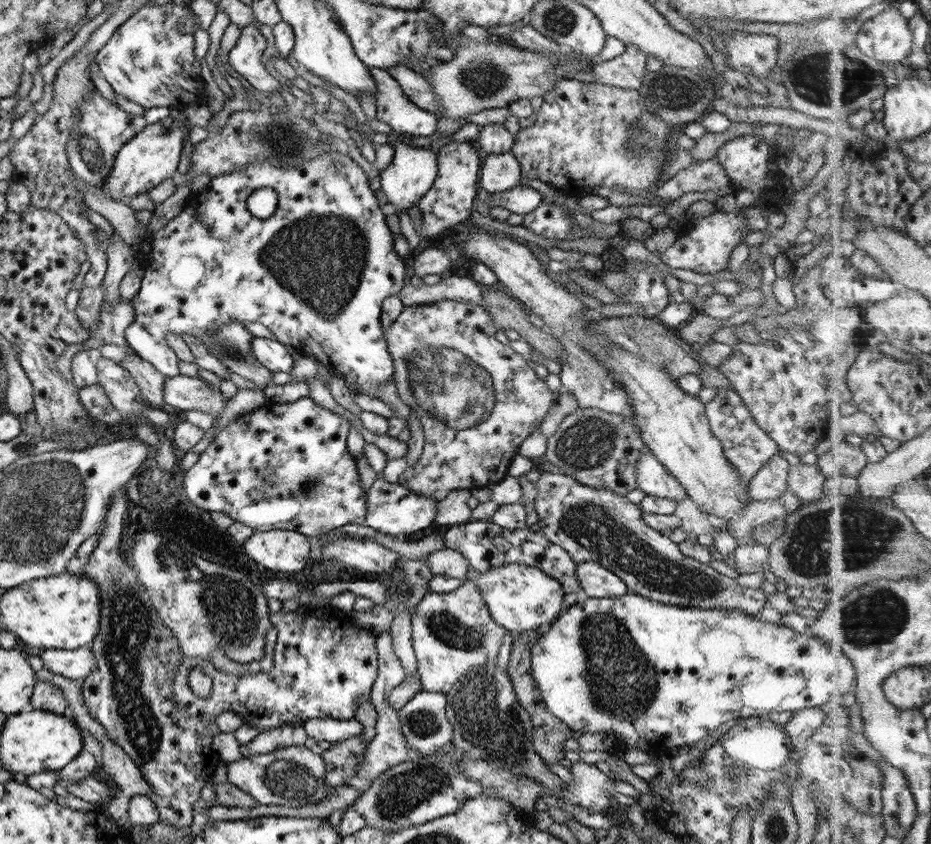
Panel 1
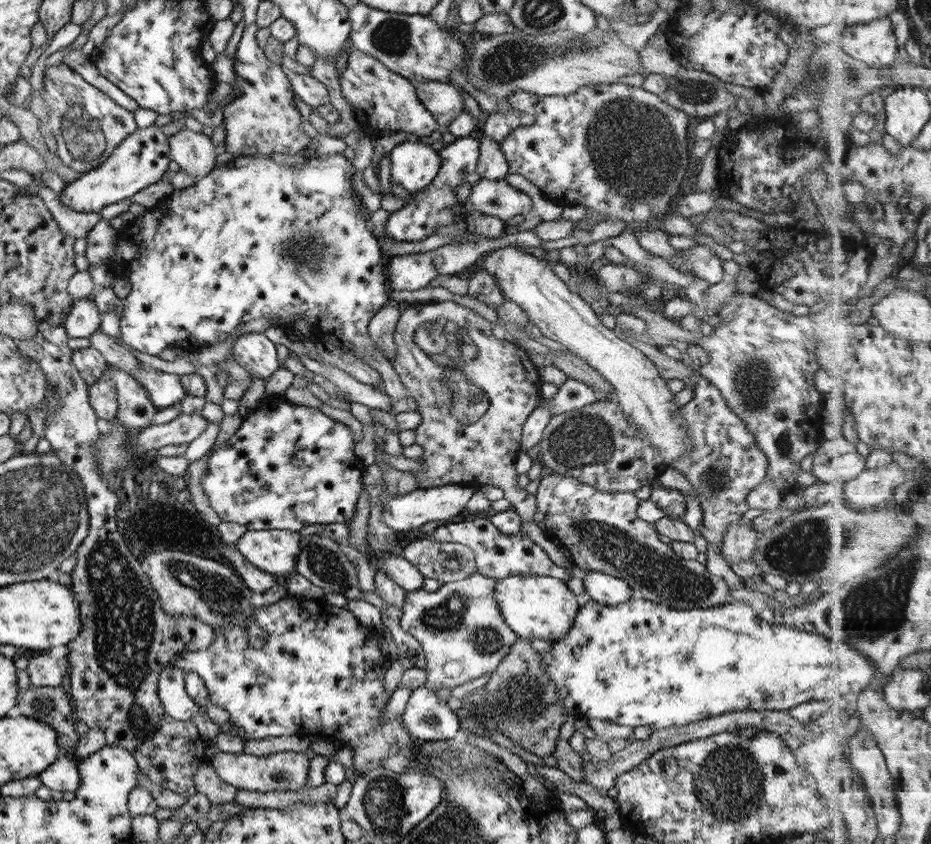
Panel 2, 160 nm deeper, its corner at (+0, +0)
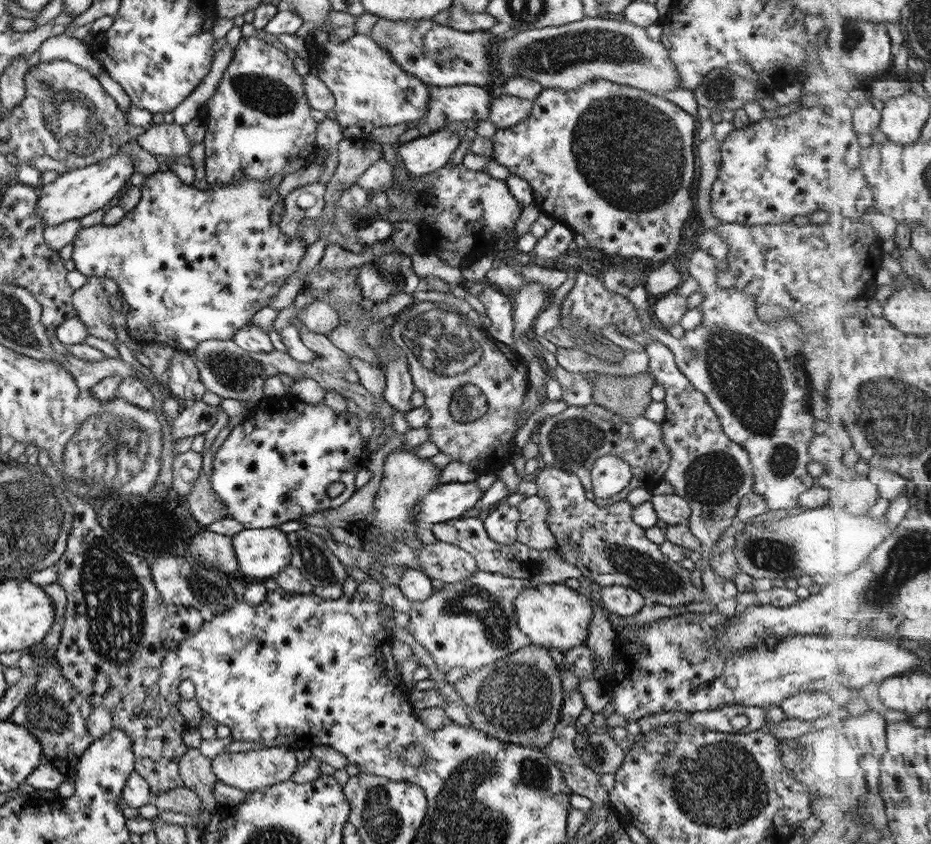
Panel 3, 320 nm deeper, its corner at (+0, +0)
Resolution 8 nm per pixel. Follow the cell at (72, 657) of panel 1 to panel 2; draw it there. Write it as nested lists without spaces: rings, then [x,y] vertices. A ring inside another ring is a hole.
[[[35,653],[28,658],[29,665],[26,668],[29,676],[29,688],[33,687],[57,687],[59,684],[59,678],[62,673],[60,670],[67,670],[69,667],[69,661],[65,659],[65,664],[59,664],[55,658],[51,658],[49,654]]]

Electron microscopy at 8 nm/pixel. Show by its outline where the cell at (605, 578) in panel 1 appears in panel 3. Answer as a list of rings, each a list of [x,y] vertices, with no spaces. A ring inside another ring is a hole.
[[[612,584],[611,586],[601,586],[599,593],[604,608],[616,616],[637,615],[637,612],[643,608],[644,598],[630,588]]]

